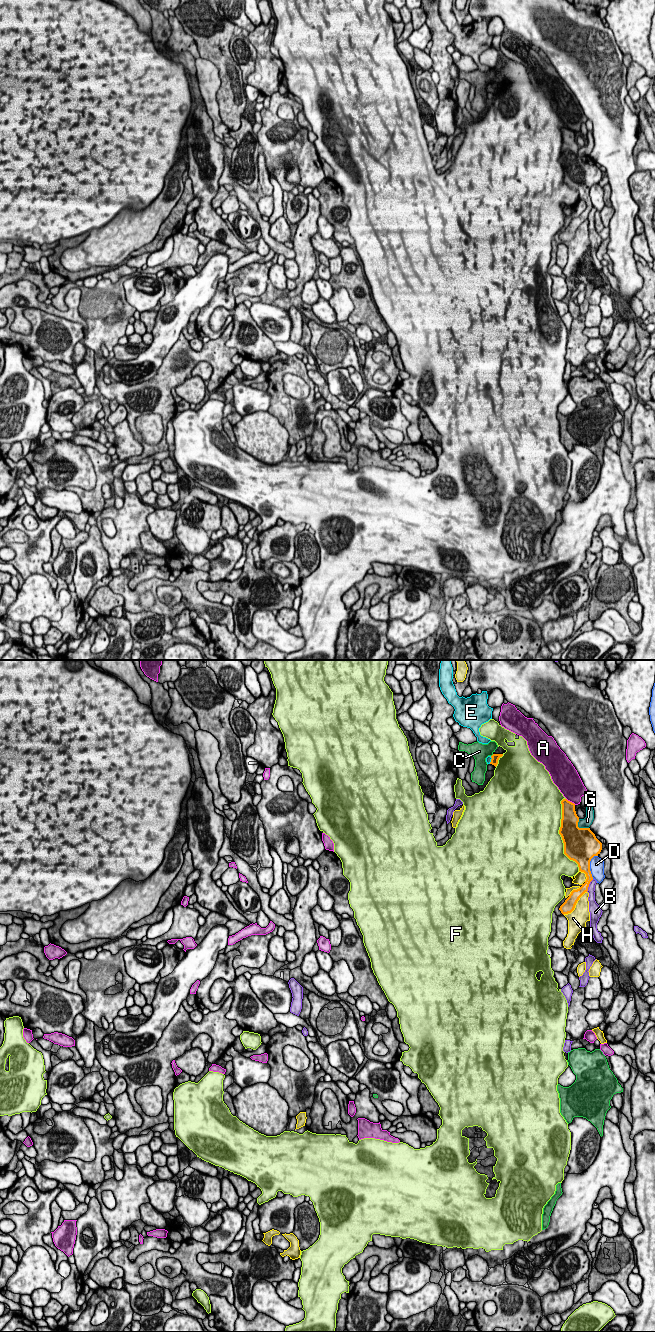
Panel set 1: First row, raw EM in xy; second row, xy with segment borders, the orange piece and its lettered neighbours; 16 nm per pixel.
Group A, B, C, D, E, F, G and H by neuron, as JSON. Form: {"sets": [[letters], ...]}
{"sets": [["A"], ["B"], ["C"], ["D"], ["E"], ["F"], ["G"], ["H"]]}

